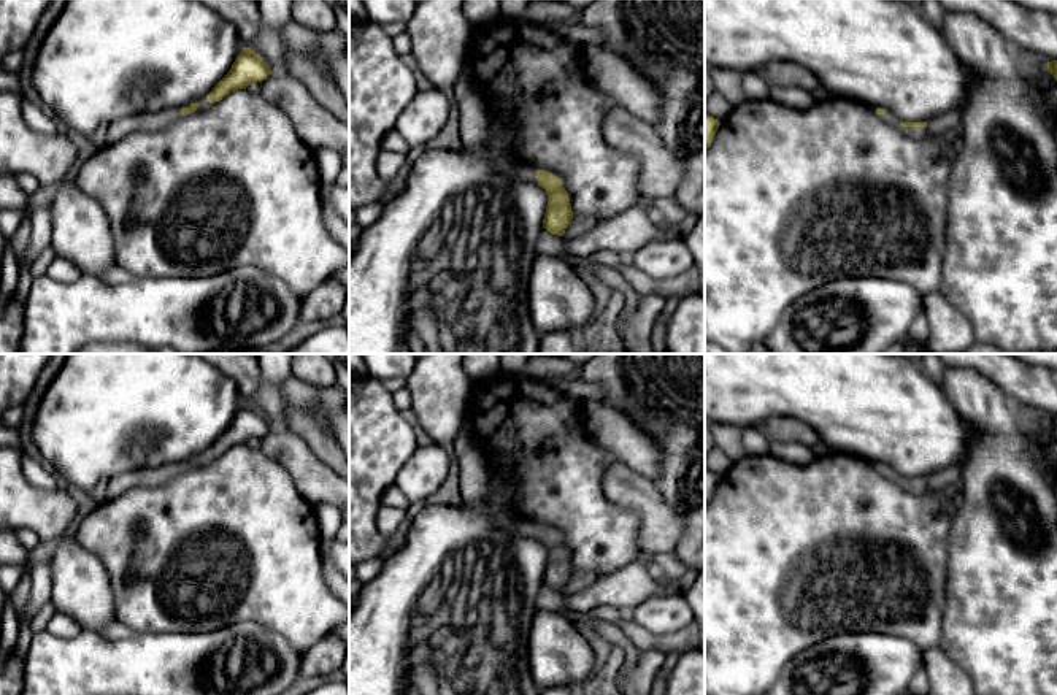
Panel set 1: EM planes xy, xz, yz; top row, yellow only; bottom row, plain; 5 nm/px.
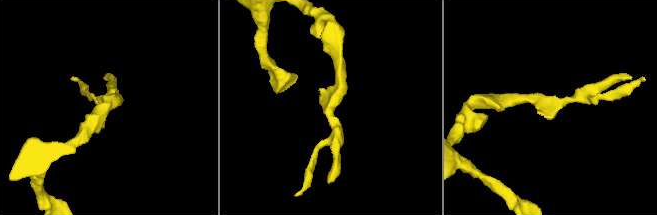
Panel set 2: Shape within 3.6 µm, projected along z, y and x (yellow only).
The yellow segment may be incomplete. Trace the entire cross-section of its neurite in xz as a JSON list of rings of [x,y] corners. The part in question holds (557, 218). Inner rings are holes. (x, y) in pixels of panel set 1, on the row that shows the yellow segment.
[[[503,162],[495,163],[497,170],[513,173],[517,181],[536,182],[548,194],[548,206],[543,219],[543,228],[552,235],[562,236],[573,221],[570,197],[563,187],[563,181],[544,170],[530,167],[511,167]]]

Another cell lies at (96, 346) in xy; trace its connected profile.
[[[92,341],[75,354],[157,354],[157,349],[125,341]]]

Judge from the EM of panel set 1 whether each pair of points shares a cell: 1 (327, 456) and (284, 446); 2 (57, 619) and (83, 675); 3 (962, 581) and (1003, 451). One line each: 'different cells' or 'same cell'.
1: different cells
2: different cells
3: same cell

